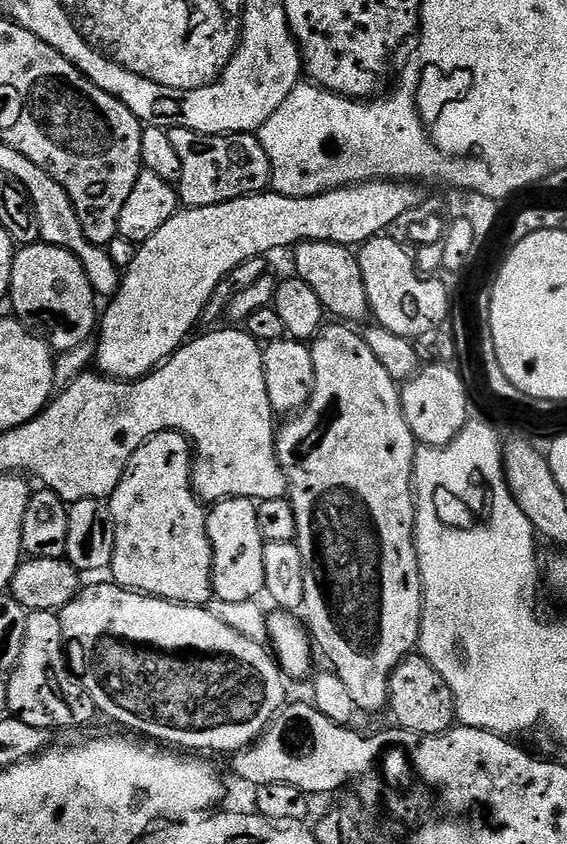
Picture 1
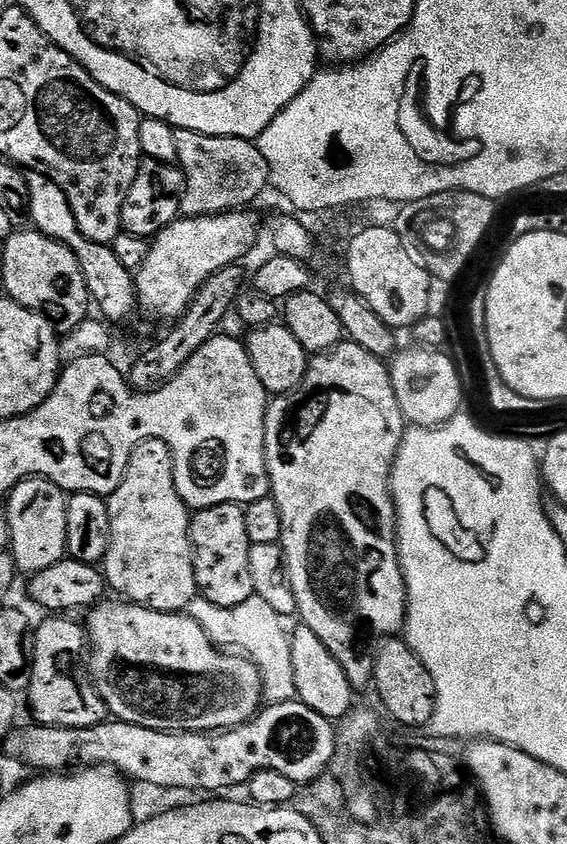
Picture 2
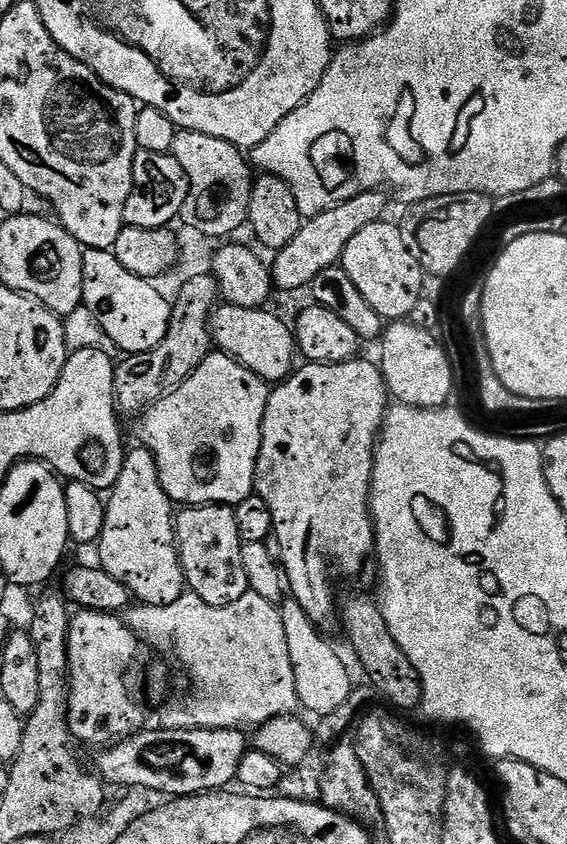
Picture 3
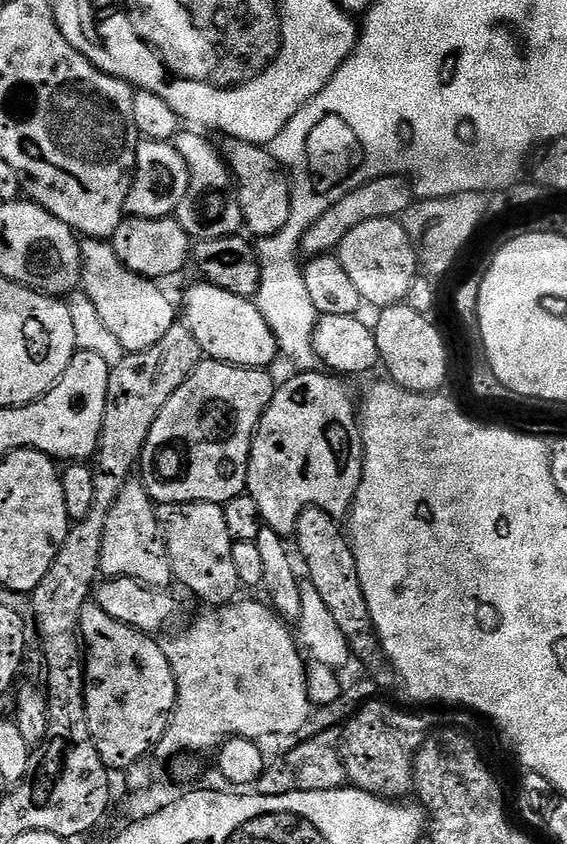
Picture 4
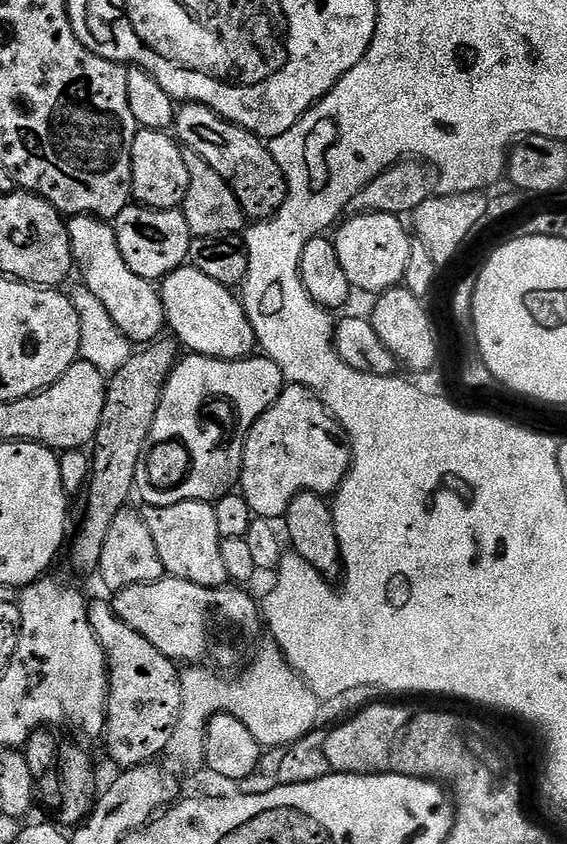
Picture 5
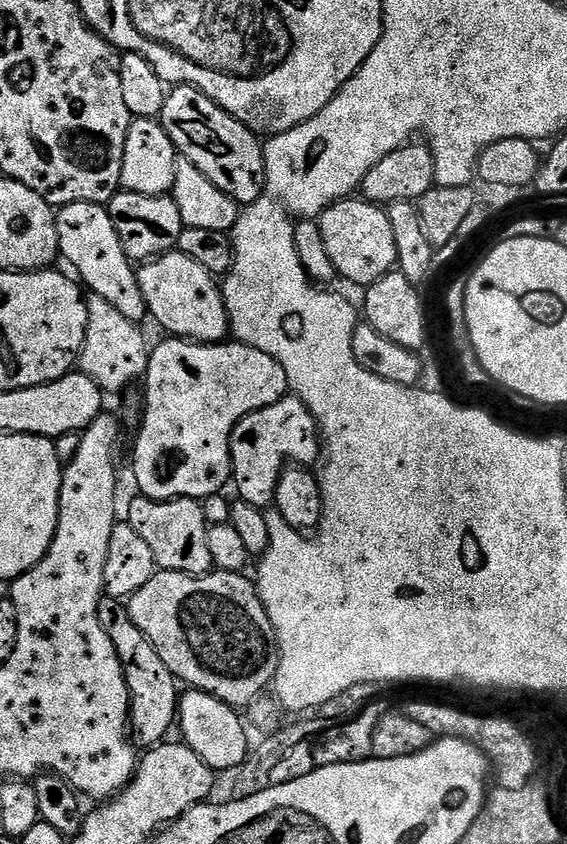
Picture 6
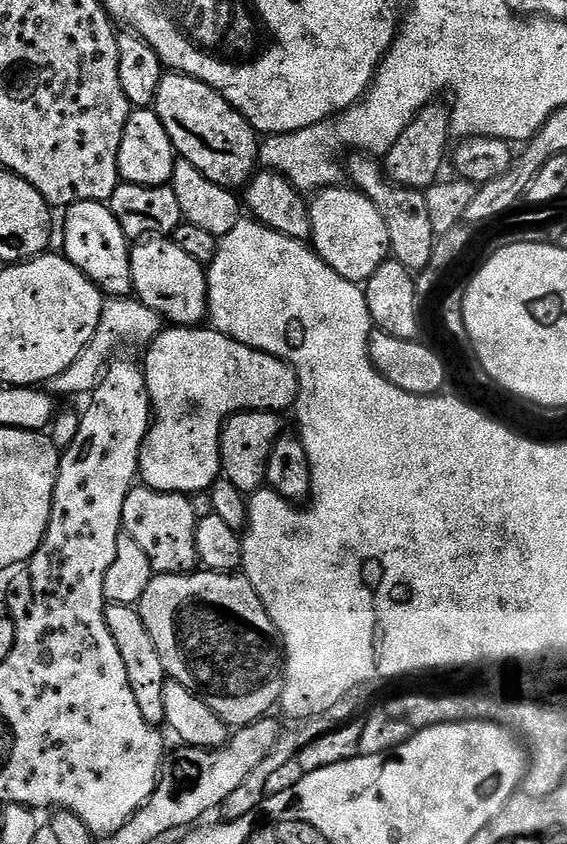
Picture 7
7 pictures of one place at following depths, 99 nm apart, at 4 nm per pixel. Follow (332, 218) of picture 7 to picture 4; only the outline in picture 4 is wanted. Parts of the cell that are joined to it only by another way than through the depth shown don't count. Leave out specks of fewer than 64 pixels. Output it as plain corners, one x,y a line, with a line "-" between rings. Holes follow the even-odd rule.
399,219
362,222
362,226
354,226
354,230
342,238
338,255
365,305
373,304
376,310
383,310
407,301
410,282
414,282
418,274
418,261

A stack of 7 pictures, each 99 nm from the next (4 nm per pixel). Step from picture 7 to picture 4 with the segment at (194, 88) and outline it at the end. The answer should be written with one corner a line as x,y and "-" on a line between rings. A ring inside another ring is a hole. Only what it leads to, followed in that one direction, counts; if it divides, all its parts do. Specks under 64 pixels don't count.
231,138
225,139
223,143
222,155
224,163
232,169
232,179
244,215
244,228
252,231
251,235
256,238
278,234
278,230
290,222
292,185
287,172
280,167
267,147

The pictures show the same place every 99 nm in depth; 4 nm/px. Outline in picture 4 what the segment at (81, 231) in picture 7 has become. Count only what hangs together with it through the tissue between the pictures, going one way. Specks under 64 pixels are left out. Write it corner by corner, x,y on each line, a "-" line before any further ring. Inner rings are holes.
85,239
80,246
82,291
94,302
102,323
122,342
125,353
146,351
178,323
178,308
158,290
154,280
134,274
118,258
107,240

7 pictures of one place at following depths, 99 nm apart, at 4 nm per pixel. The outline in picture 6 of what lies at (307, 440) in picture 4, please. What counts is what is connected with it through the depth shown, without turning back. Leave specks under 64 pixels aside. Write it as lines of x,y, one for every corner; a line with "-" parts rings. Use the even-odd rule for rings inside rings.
286,395
278,402
242,418
232,432
232,480
236,484
236,496
250,506
267,509
275,501
278,478
285,468
292,466
312,466
322,456
322,437
312,411
294,395

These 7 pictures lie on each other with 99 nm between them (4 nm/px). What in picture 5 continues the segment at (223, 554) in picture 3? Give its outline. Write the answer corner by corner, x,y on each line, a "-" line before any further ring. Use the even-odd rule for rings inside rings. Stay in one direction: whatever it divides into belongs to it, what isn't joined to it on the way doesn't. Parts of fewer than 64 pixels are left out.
187,500
174,506
143,509
142,515
154,538
158,558
162,558
165,573
171,579
194,582
194,586
222,588
229,583
226,566
222,562
221,538
212,504
207,500

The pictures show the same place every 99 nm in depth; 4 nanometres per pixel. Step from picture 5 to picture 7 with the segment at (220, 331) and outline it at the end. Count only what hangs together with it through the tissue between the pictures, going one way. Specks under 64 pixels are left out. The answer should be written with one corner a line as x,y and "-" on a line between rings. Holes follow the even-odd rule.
149,238
139,241
132,248
130,274
135,299
150,306
150,310
157,312
169,325
200,326
205,323
208,315
208,273
205,265
194,262
194,258
185,254
171,238

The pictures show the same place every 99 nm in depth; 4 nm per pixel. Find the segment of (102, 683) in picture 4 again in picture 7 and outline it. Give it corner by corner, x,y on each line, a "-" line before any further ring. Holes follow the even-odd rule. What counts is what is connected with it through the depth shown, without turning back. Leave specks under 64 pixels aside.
108,604
104,613
106,626
110,626
110,634
118,645
118,654
122,654
122,662
126,662
126,678
130,678
130,690
134,690
142,718
146,718
148,724
163,725
166,706
162,706
162,690
168,685
170,677
162,666
162,657
158,655
158,646
154,646
154,638
150,638
150,630
146,630
146,622
142,622
139,607

